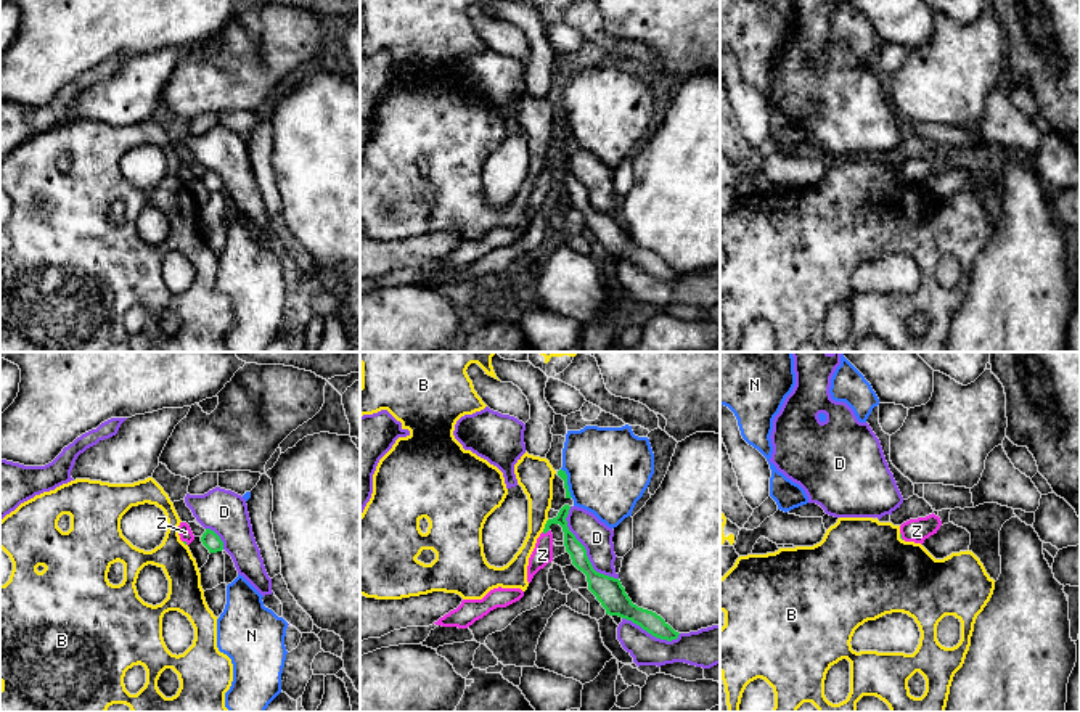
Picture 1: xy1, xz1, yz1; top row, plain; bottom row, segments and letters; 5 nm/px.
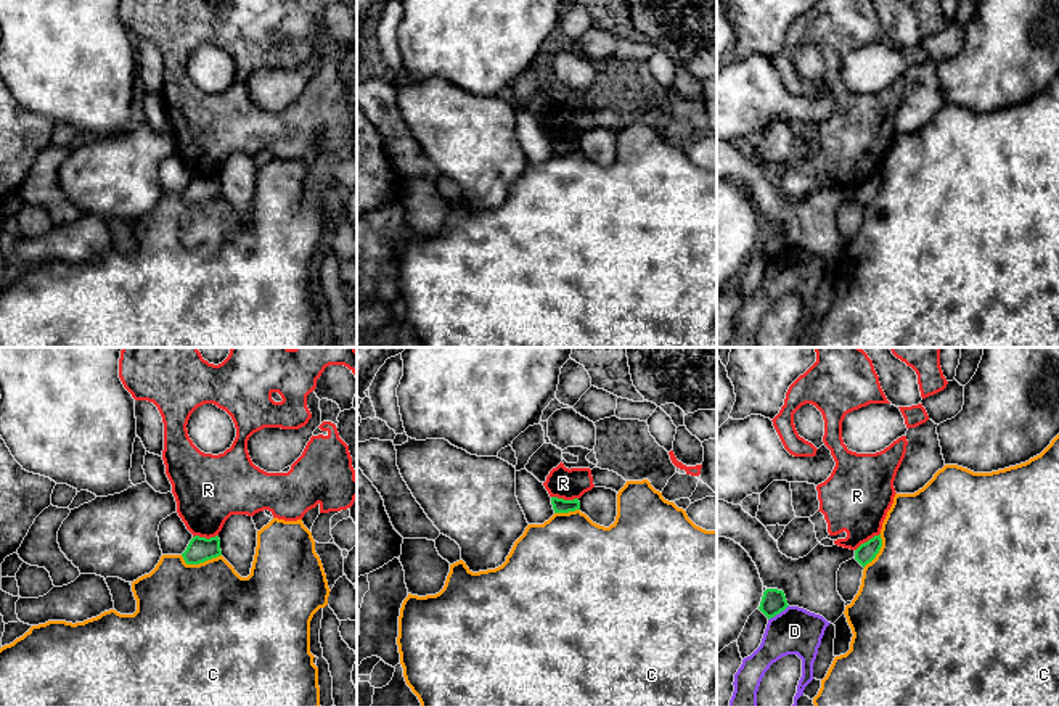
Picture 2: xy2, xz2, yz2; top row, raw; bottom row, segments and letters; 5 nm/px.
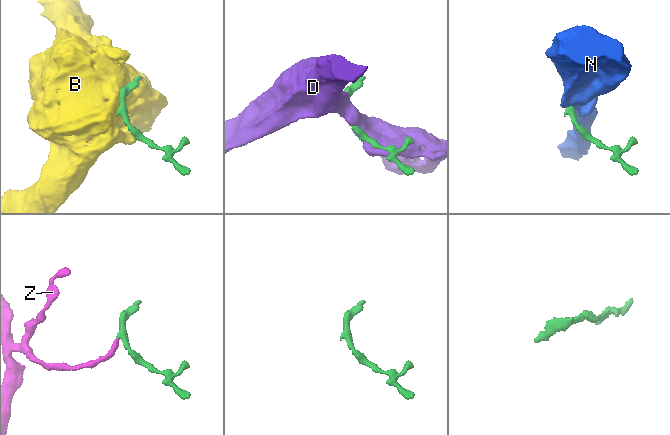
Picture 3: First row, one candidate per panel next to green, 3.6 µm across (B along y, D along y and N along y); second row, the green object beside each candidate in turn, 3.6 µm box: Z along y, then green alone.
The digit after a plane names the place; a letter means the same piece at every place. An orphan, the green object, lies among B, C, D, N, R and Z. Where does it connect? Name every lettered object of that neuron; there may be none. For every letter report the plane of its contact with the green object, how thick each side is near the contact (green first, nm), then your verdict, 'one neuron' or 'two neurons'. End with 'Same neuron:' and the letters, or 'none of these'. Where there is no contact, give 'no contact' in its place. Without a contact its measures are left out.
B: xz1 | 90/170 nm | two neurons
C: xy2 | 130/480 nm | two neurons
D: xz1 | 140/160 nm | two neurons
N: xz1 | 40/420 nm | two neurons
R: xz2 | 80/160 nm | two neurons
Z: xz1 | 90/100 nm | one neuron
Same neuron: Z

